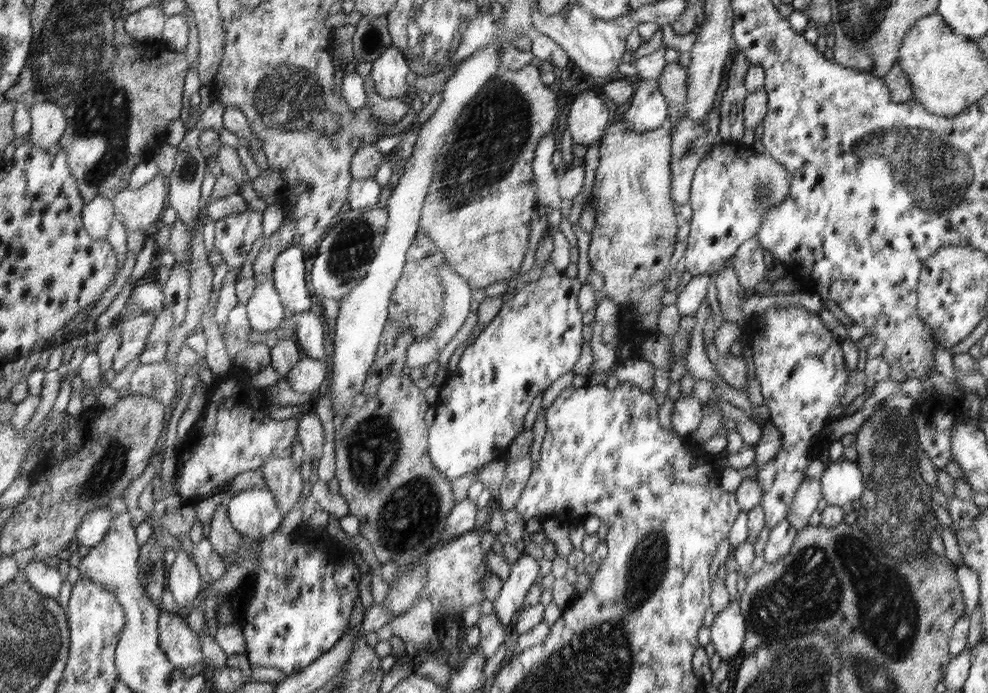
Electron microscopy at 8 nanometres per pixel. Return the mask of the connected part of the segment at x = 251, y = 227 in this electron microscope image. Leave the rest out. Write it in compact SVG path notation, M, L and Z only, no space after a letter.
M238 212L216 221L214 248L230 268L240 268L252 250L252 244L262 235L262 213Z

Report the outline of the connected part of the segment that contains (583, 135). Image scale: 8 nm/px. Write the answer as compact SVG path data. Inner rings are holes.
M584 91L572 102L567 123L573 142L588 148L604 136L610 124L610 108L596 92Z

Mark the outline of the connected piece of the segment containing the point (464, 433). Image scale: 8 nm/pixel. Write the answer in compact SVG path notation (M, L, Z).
M551 254L544 260L538 260L538 264L542 266L540 278L533 282L515 286L514 296L502 303L498 316L476 338L472 339L472 343L462 352L456 370L448 373L445 381L441 384L441 392L437 393L437 402L433 406L430 454L432 465L435 466L438 473L446 476L450 481L459 479L461 476L475 474L493 461L507 461L509 452L512 452L512 444L516 444L516 440L520 440L520 433L528 432L524 430L524 421L528 420L528 412L532 412L532 401L540 396L540 392L548 392L548 388L552 388L552 384L556 384L556 380L560 380L560 376L568 376L568 372L575 372L575 364L579 363L579 356L582 354L585 342L584 328L588 328L588 324L584 324L584 312L580 312L576 298L578 298L578 292L584 286L584 280L579 280L576 276L568 277L568 271L560 268L560 264L556 264L556 256L551 256Z

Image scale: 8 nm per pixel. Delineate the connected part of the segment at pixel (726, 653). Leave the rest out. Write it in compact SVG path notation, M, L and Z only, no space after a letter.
M732 601L722 612L716 613L710 627L710 642L714 645L715 654L723 660L738 656L742 642L746 640L747 621L739 601Z

